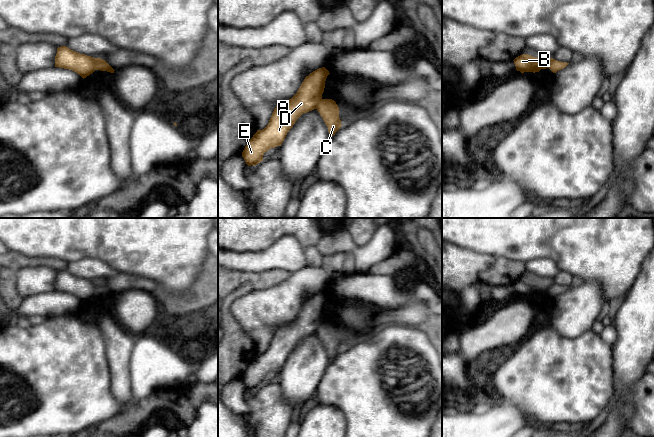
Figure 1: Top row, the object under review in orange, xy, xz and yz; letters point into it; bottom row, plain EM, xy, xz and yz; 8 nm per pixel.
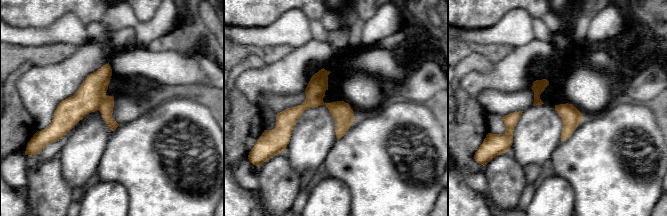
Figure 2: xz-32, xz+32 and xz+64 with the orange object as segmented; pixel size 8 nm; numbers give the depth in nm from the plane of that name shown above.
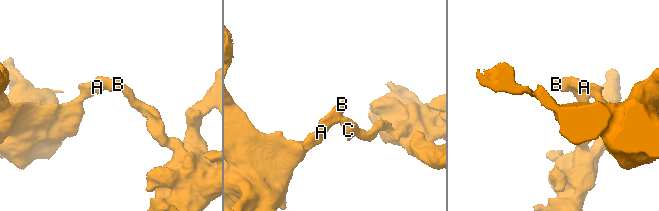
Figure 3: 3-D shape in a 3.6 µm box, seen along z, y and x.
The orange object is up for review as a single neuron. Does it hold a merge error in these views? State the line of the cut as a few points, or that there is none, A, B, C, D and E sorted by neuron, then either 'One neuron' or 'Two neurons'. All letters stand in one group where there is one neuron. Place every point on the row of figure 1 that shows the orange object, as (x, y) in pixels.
Split along xy (95, 58), (96, 69). Groups: A B D E / C. Two neurons

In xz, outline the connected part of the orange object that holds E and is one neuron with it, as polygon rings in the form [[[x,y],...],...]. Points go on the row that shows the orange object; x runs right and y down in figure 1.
[[[325,67],[313,71],[305,77],[291,99],[276,106],[268,125],[262,130],[257,130],[242,152],[242,157],[248,166],[257,165],[263,161],[265,152],[281,146],[297,119],[303,113],[318,107],[329,74]]]

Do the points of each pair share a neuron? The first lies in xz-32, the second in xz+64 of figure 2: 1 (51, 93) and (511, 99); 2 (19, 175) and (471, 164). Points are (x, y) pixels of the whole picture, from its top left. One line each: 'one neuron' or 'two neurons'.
1: two neurons
2: two neurons

